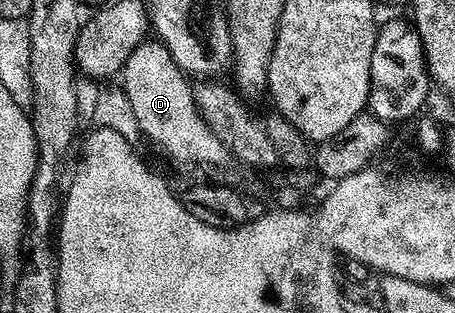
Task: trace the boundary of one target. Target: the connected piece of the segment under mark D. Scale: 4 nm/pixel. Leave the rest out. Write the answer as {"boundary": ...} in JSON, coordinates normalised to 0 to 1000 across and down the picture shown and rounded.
{"boundary":[[[323,125],[292,163],[270,211],[268,246],[275,272],[268,291],[286,329],[286,348],[305,393],[312,435],[354,470],[369,495],[369,508],[393,540],[407,546],[486,546],[510,518],[505,479],[492,454],[477,441],[459,406],[431,329],[426,275],[402,220],[389,214],[374,163],[345,125]]]}

